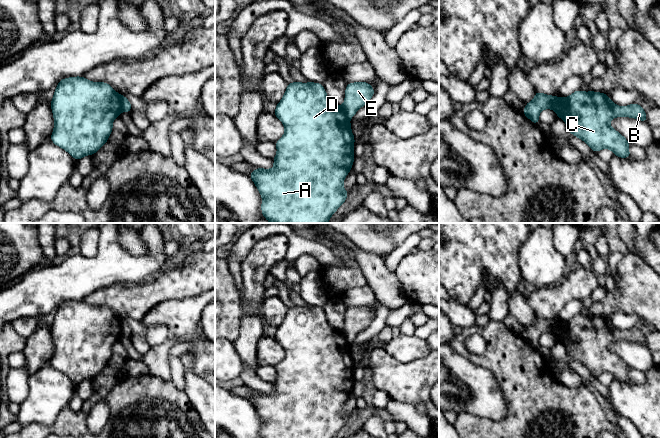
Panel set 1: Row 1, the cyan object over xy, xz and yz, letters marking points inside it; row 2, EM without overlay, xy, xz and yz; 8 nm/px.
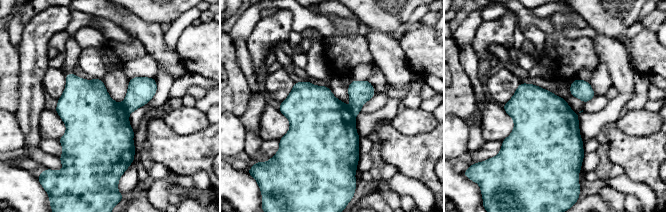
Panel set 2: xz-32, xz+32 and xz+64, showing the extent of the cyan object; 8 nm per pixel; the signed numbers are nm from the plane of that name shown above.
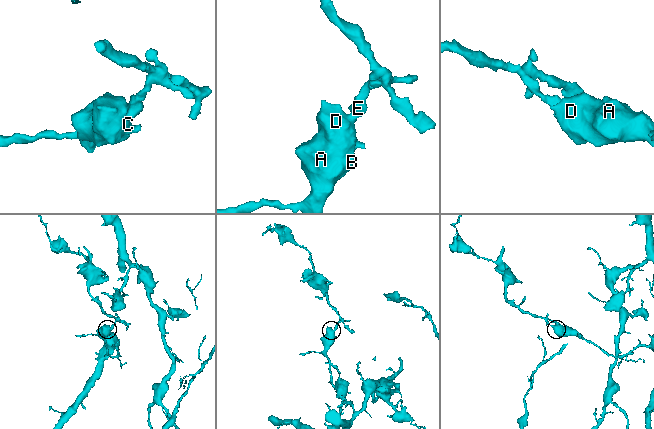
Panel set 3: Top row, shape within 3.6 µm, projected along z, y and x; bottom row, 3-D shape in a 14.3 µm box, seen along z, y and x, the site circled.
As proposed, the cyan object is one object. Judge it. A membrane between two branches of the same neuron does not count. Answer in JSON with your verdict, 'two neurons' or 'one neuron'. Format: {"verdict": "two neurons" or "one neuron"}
{"verdict": "two neurons"}

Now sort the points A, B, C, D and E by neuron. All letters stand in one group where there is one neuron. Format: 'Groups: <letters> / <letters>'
Groups: A B C D / E

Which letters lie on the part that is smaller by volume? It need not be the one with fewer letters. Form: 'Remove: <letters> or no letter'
Remove: E

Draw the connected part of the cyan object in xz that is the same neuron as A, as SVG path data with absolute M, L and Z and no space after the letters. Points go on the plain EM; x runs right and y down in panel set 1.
M294 305L287 309L274 338L285 351L284 359L275 366L277 378L272 382L274 392L256 392L248 399L262 420L262 438L334 438L349 418L343 412L343 405L355 383L355 361L346 337L341 330L328 323L323 308Z

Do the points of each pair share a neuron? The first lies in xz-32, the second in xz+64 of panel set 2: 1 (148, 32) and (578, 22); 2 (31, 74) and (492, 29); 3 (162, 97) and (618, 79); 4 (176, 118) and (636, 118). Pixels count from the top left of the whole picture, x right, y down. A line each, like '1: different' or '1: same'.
1: different
2: same
3: different
4: same

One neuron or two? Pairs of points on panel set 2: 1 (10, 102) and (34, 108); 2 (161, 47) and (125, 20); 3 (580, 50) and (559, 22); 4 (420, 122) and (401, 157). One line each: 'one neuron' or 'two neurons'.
1: two neurons
2: one neuron
3: one neuron
4: two neurons

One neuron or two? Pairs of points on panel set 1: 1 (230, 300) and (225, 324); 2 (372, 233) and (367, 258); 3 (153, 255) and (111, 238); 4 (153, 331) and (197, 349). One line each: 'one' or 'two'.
1: one
2: two
3: one
4: two

